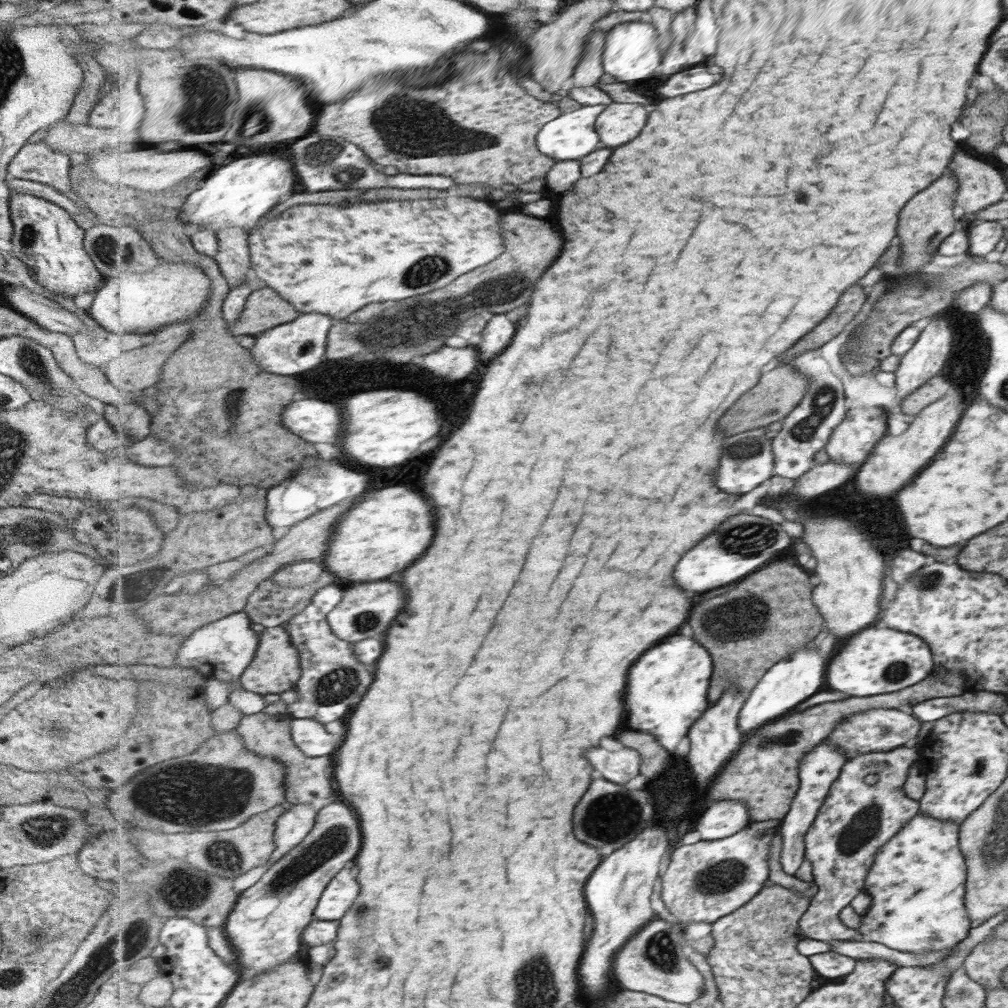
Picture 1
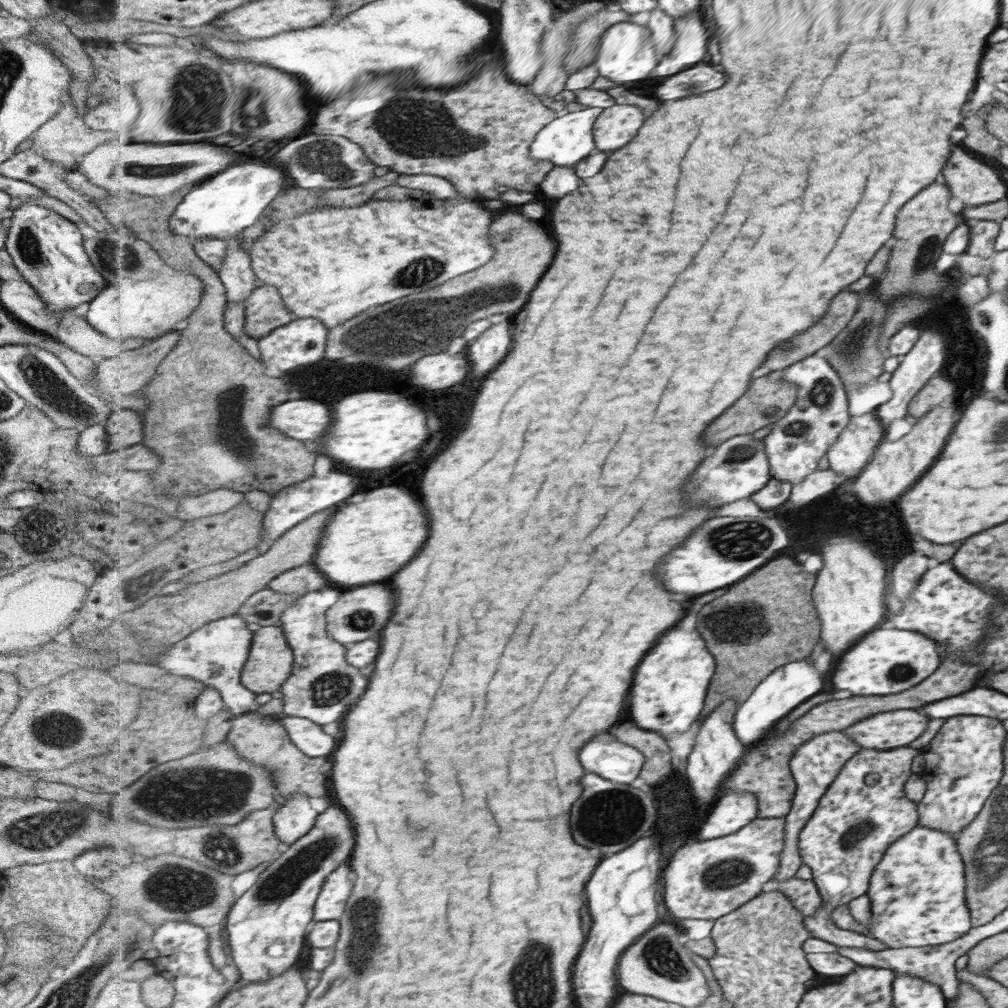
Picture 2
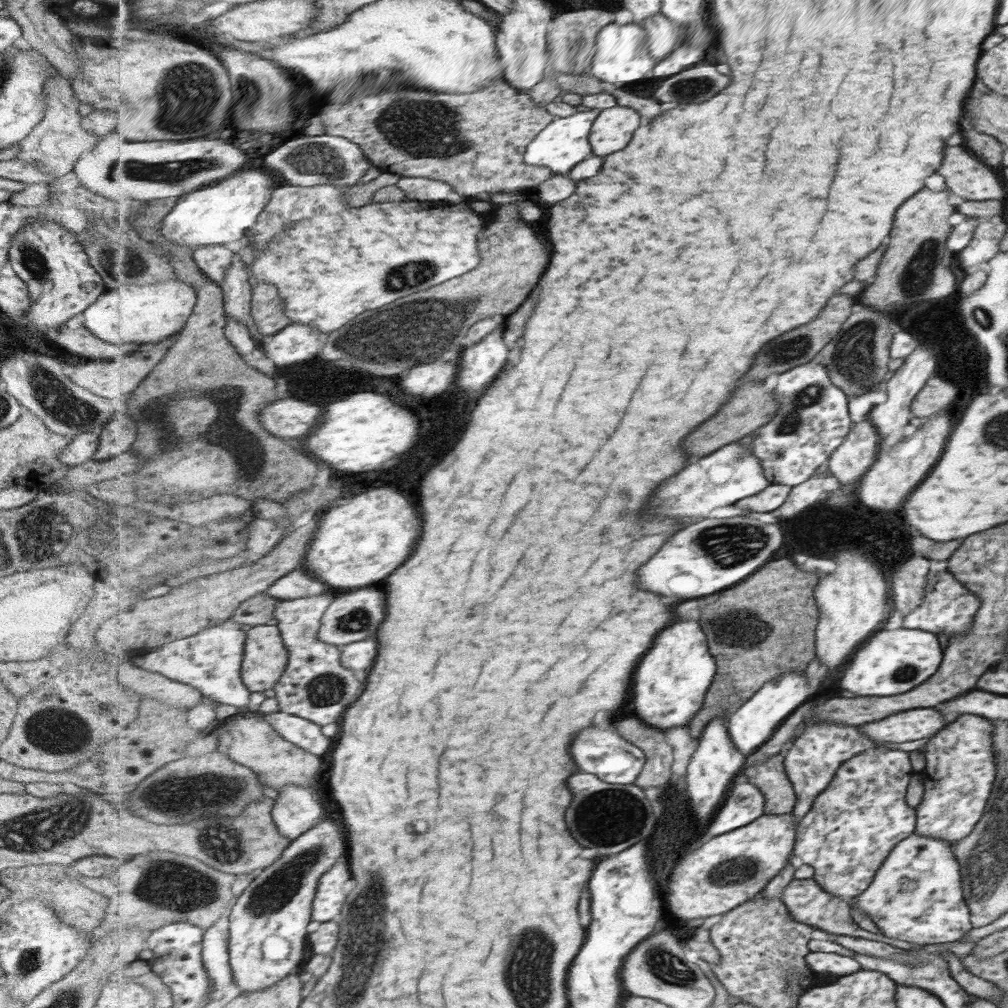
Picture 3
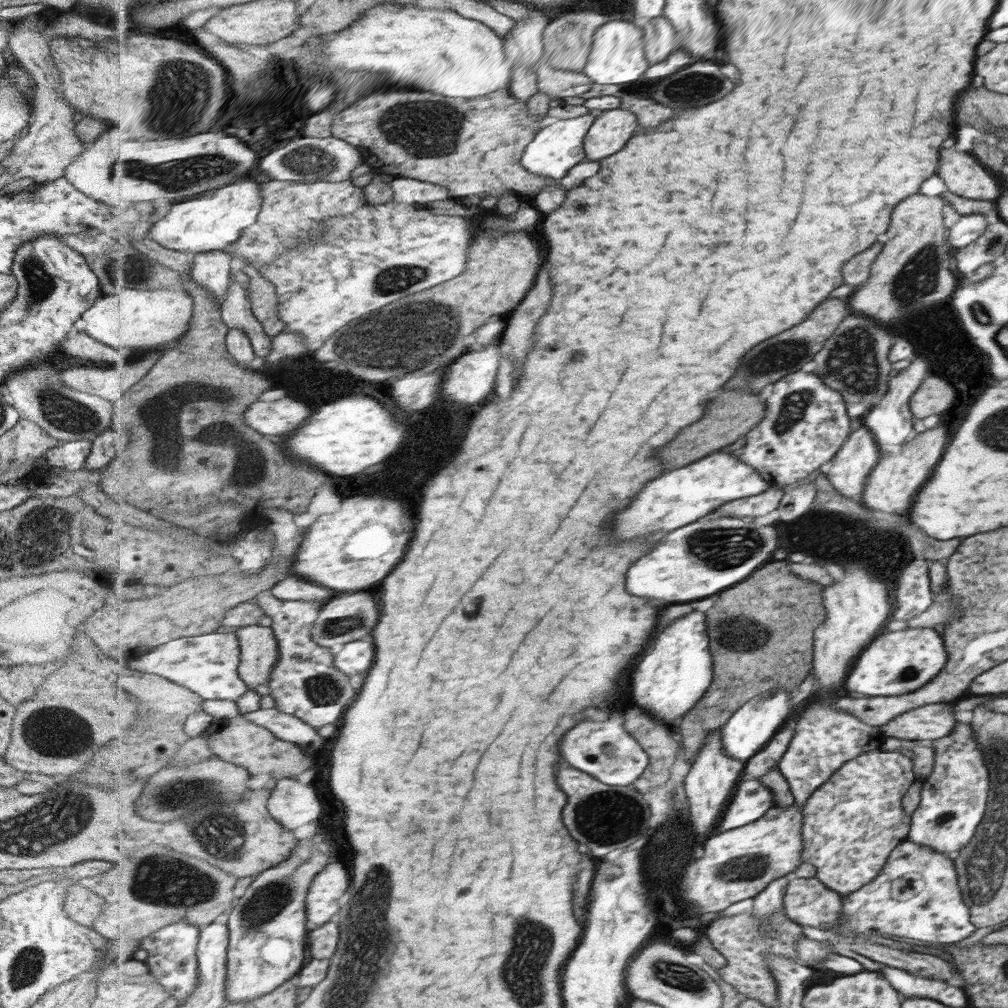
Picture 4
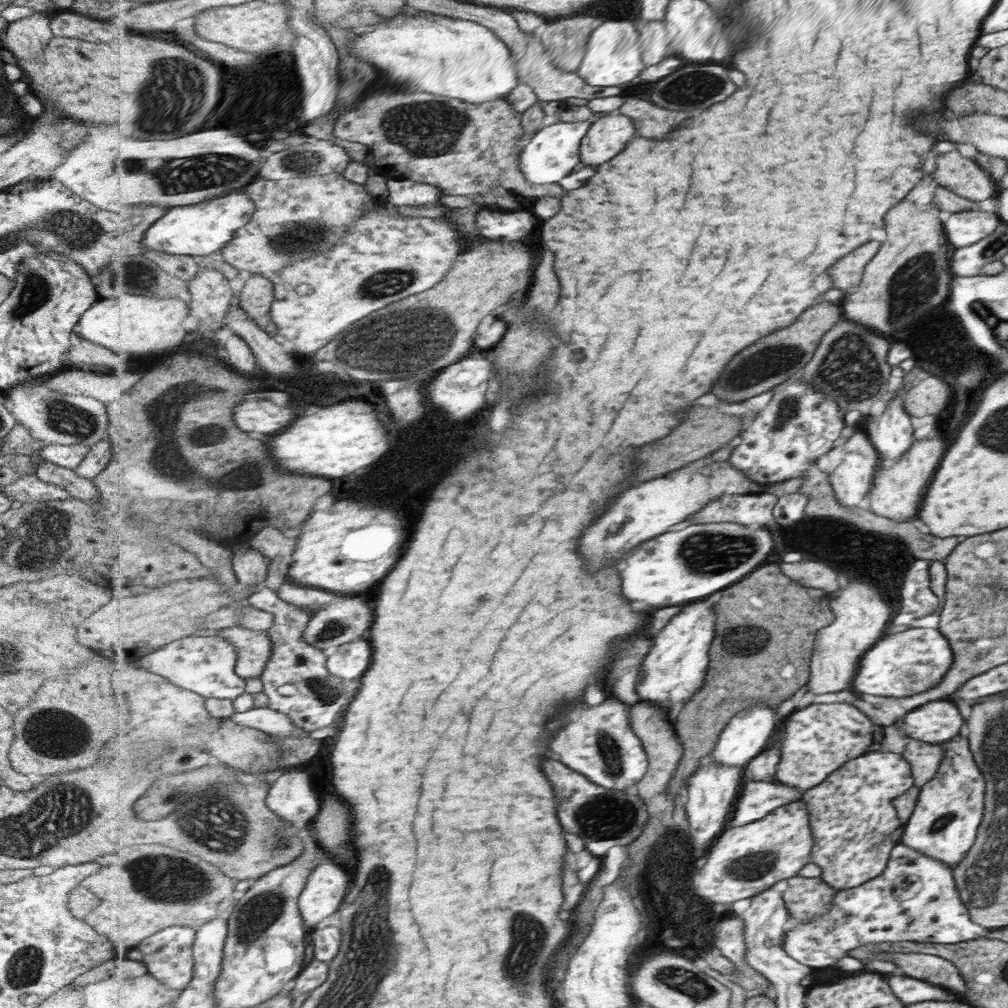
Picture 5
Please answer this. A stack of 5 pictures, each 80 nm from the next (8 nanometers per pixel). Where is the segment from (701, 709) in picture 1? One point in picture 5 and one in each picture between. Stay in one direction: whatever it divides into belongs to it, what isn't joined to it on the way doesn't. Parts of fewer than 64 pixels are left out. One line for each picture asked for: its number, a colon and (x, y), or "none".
2: (669, 695)
3: (672, 683)
4: (677, 671)
5: (677, 667)

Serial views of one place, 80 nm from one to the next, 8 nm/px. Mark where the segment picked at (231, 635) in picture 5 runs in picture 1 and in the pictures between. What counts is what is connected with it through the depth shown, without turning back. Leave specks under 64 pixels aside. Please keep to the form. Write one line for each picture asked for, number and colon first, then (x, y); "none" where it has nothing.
1: (276, 668)
2: (270, 664)
3: (266, 658)
4: (260, 649)

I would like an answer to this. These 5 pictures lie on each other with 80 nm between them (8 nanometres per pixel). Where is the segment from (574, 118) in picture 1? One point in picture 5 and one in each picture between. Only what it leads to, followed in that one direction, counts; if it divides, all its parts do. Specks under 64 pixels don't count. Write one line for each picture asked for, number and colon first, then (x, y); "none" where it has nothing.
2: (570, 138)
3: (565, 143)
4: (558, 148)
5: (553, 153)

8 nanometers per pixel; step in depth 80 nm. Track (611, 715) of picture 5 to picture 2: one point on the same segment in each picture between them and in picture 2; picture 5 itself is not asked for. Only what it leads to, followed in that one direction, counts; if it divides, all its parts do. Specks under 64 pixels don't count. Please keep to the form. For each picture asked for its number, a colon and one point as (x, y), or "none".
2: (620, 763)
3: (602, 752)
4: (606, 750)

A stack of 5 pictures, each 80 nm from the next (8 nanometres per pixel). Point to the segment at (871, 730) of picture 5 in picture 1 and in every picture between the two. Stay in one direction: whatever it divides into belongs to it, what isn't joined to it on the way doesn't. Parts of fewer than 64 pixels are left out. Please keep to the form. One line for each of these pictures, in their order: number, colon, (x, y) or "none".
1: (821, 766)
2: (814, 765)
3: (811, 759)
4: (823, 739)

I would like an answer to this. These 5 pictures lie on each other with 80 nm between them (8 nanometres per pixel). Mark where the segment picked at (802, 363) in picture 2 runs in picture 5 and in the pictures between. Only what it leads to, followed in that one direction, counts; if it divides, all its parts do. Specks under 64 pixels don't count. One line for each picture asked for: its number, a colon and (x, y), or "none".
3: (812, 419)
4: (805, 424)
5: (798, 425)

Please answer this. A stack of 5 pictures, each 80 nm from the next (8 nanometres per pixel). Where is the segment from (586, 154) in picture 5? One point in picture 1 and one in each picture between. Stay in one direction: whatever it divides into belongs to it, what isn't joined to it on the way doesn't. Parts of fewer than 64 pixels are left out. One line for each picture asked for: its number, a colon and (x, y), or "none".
1: (620, 123)
2: (617, 125)
3: (613, 129)
4: (612, 129)

